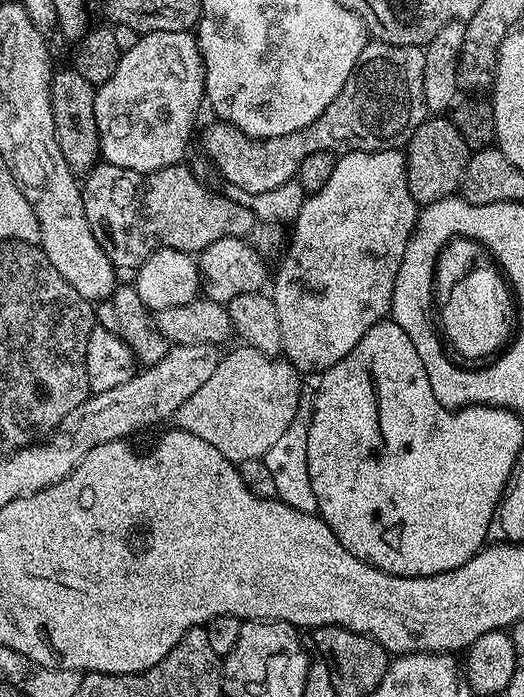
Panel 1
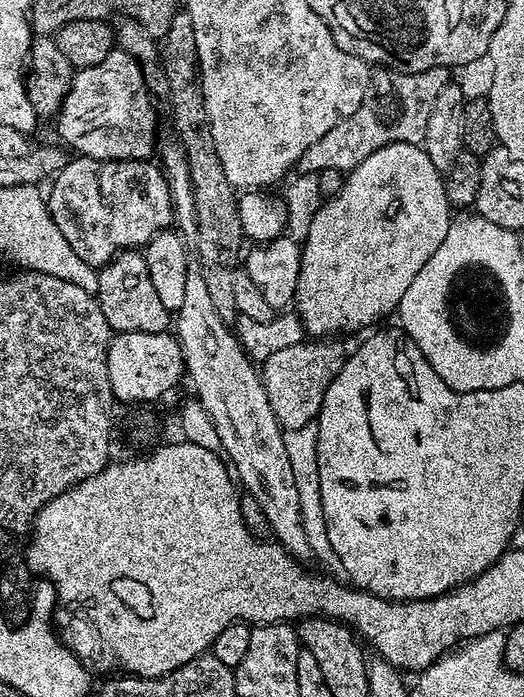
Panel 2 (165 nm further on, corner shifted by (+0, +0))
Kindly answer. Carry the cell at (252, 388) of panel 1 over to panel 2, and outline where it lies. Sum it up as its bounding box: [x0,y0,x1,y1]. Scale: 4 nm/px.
[262,338,350,430]

